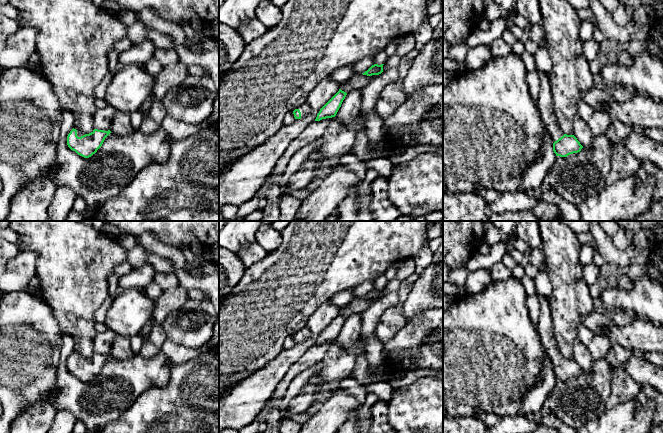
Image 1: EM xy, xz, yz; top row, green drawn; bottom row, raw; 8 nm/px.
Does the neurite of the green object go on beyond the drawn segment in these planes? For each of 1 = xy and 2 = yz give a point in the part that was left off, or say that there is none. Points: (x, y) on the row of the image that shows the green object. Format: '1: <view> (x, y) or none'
1: xy (79, 133)
2: yz (544, 103)

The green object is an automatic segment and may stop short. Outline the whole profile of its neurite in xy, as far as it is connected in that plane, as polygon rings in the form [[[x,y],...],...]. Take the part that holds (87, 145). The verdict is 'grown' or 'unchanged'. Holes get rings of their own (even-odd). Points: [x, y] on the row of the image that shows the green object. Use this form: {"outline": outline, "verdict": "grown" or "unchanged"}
{"outline": [[[73,127],[67,136],[67,145],[78,155],[89,158],[97,152],[110,133],[110,130],[94,129],[91,133],[85,134],[76,127]]], "verdict": "grown"}

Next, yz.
{"outline": [[[539,71],[540,90],[537,100],[537,107],[545,126],[550,133],[553,151],[556,156],[567,157],[570,154],[578,153],[583,146],[574,135],[564,134],[554,113],[553,101],[548,75]]], "verdict": "grown"}

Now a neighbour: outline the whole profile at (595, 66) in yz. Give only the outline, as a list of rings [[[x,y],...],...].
[[[598,59],[589,62],[589,67],[593,75],[600,75],[602,65]]]

